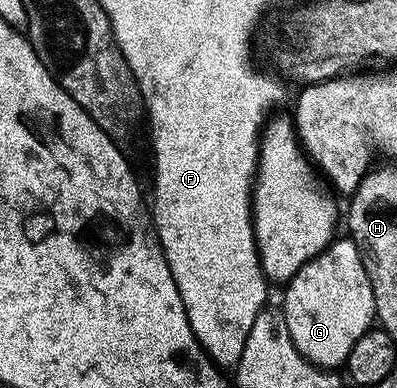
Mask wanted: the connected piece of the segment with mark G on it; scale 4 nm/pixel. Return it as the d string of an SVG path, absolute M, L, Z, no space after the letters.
M350 238L336 239L316 260L311 260L286 285L287 301L281 307L297 350L310 364L324 370L342 369L353 346L376 327L375 299L365 274L359 247Z

